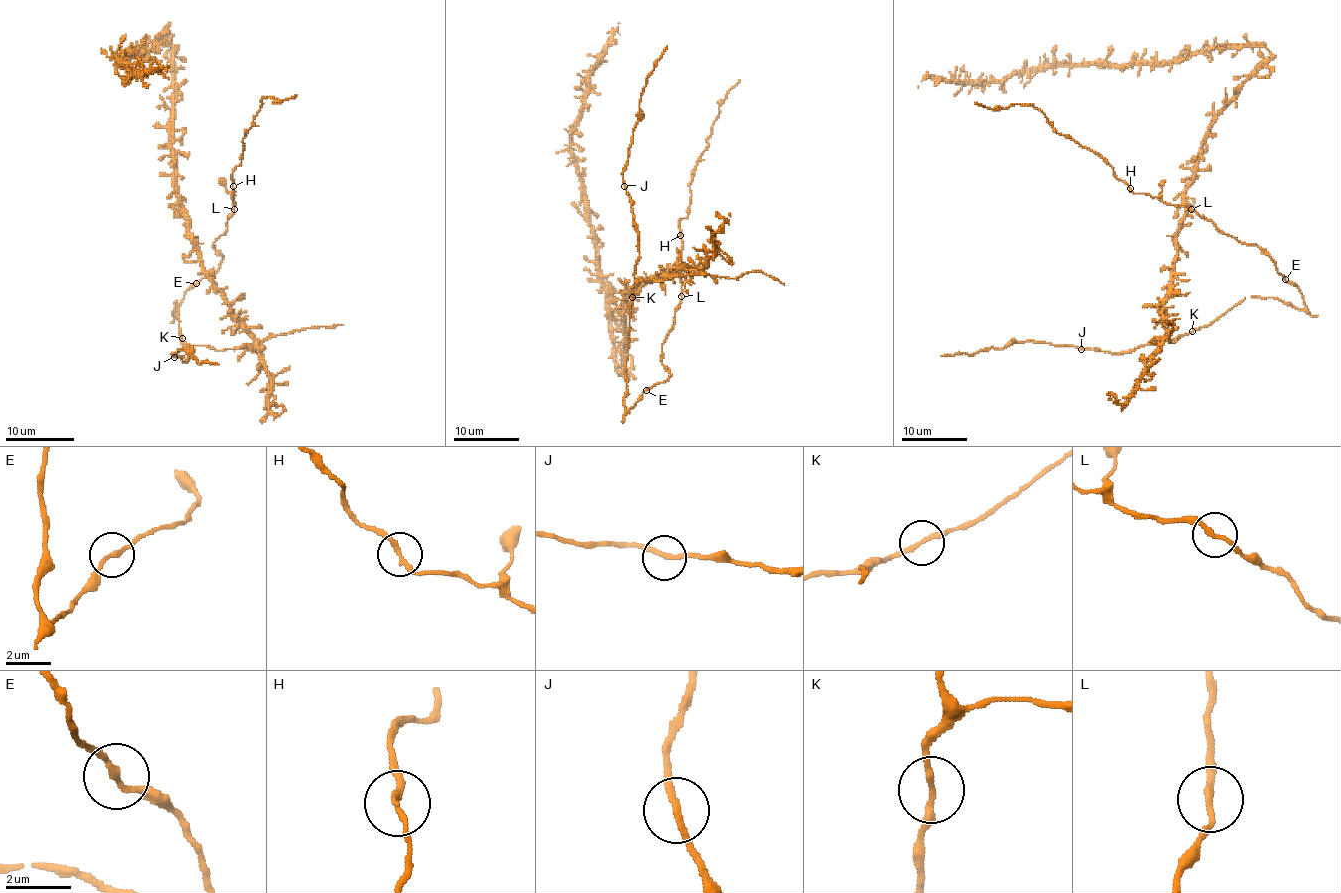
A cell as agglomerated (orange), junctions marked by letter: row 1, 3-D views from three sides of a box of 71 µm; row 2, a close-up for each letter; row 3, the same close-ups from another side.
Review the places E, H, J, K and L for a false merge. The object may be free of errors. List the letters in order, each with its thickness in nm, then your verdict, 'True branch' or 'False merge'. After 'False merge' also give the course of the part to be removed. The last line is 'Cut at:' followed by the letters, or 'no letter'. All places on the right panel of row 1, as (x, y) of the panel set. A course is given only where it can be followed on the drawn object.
E: Thickness 190 nm. True branch
H: Thickness 190 nm. True branch
J: Thickness 190 nm. True branch
K: Thickness 200 nm. True branch
L: Thickness 180 nm. True branch
Cut at: no letter

